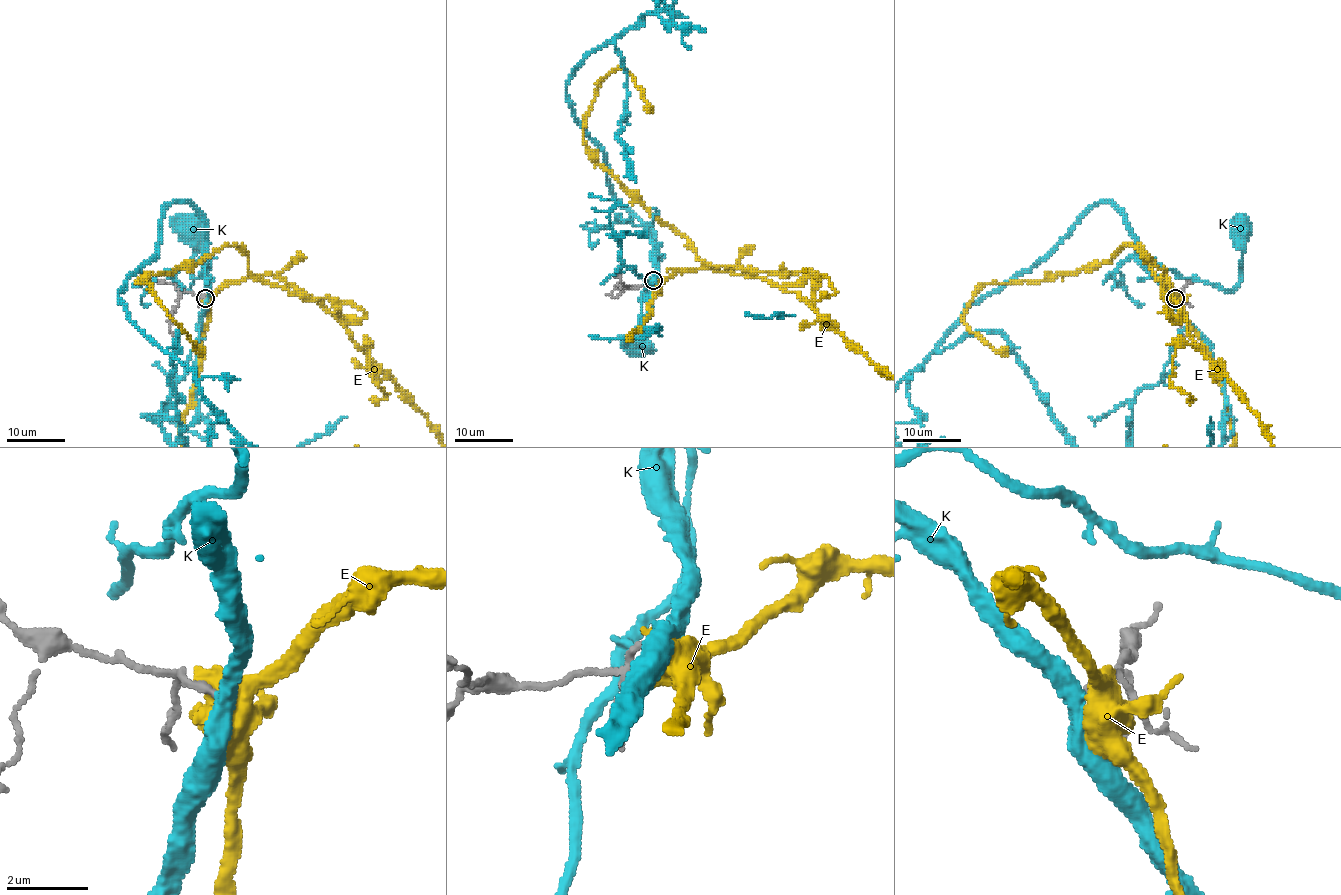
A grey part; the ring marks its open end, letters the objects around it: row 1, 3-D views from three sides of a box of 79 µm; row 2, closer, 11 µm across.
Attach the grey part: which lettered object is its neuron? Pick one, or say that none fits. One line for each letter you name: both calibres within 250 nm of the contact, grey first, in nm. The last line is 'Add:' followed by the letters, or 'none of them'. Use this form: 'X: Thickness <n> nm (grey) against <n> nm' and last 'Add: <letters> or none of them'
K: Thickness 190 nm (grey) against 400 nm
Add: K

